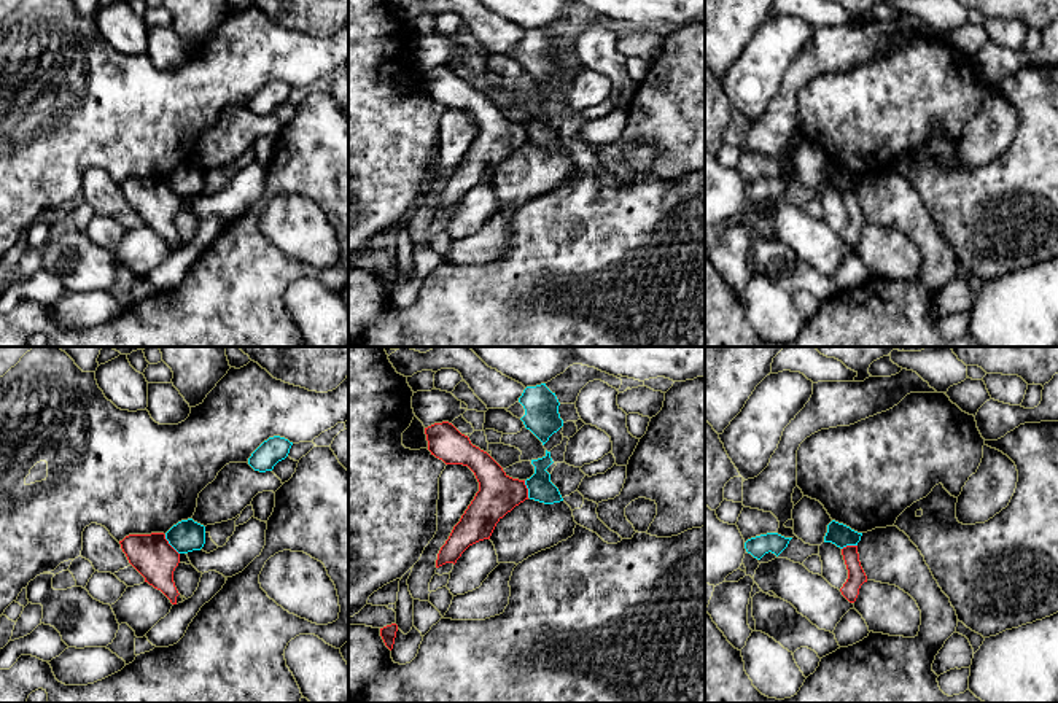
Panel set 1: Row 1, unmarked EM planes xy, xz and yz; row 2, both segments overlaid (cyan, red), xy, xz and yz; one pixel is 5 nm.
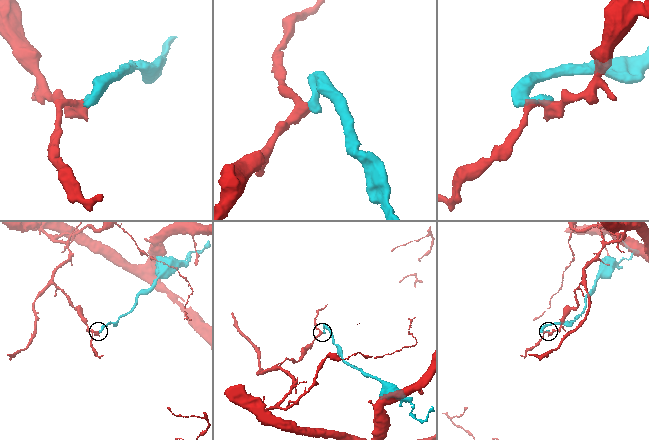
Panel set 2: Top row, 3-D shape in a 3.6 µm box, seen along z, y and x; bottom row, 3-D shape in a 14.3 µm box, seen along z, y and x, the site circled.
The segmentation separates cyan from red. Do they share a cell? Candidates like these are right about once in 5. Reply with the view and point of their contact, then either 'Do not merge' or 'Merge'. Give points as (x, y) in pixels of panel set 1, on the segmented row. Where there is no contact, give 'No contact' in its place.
Touches cyan at xy (169, 543). Do not merge

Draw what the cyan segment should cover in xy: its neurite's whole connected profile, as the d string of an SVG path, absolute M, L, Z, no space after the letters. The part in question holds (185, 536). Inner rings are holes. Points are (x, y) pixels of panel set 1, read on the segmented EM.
M193 519L181 520L165 533L165 539L178 553L200 550L205 544L205 526Z

